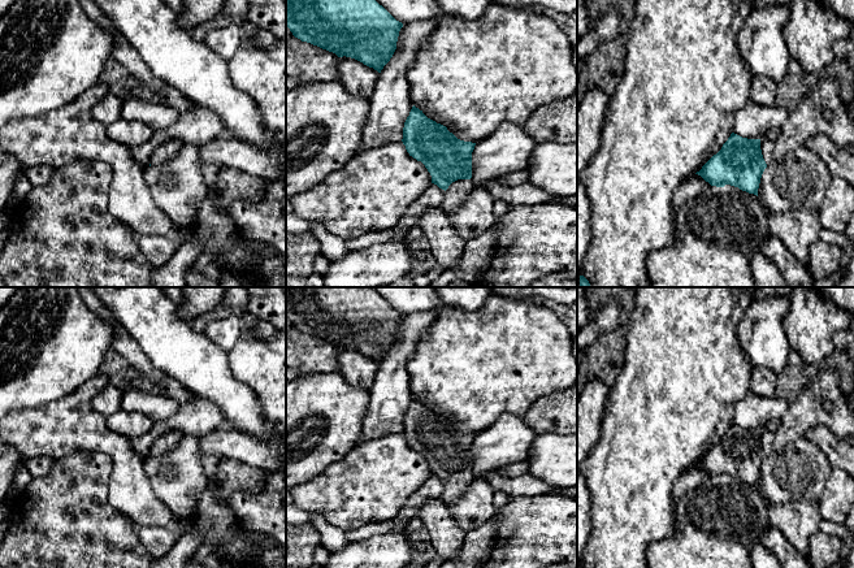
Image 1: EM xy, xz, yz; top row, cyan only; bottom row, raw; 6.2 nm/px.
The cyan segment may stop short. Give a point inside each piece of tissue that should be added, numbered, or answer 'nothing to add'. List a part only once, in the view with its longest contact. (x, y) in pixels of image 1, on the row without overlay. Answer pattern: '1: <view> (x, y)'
1: xz (458, 482)

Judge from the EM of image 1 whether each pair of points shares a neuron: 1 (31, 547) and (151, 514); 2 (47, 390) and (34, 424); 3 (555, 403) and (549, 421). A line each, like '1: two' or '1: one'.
1: two
2: two
3: one

